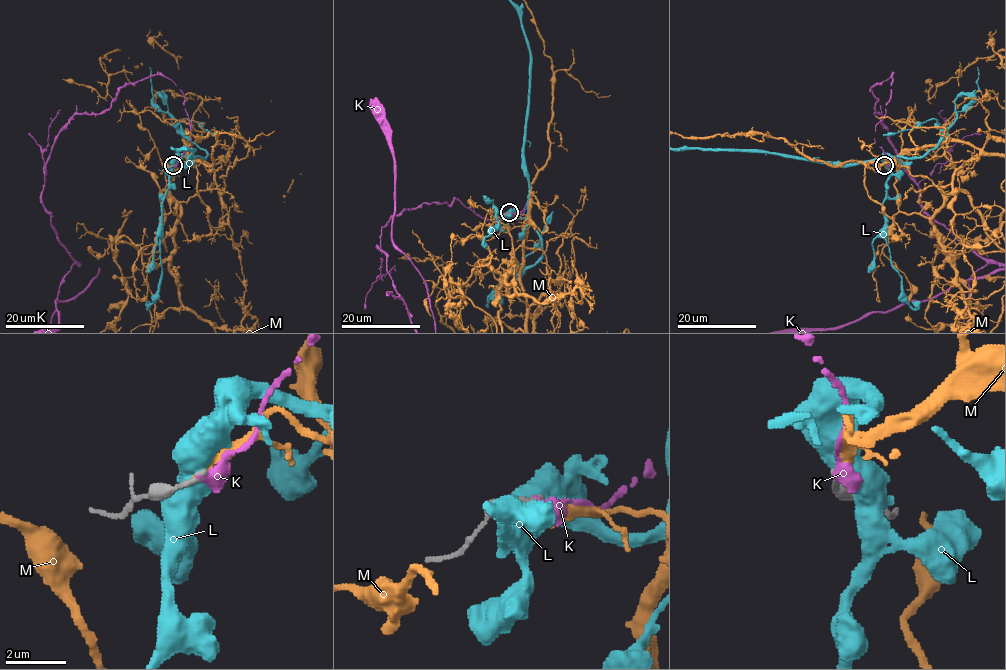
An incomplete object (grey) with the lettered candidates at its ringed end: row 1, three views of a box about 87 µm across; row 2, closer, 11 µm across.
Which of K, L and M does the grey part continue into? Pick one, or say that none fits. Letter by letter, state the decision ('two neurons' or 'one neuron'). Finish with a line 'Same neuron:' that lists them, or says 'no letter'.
K: one neuron
L: two neurons
M: two neurons
Same neuron: K

